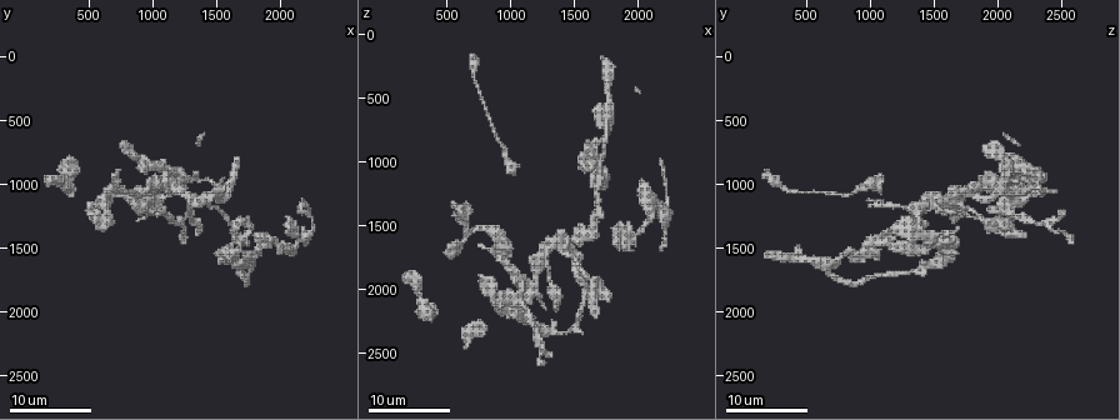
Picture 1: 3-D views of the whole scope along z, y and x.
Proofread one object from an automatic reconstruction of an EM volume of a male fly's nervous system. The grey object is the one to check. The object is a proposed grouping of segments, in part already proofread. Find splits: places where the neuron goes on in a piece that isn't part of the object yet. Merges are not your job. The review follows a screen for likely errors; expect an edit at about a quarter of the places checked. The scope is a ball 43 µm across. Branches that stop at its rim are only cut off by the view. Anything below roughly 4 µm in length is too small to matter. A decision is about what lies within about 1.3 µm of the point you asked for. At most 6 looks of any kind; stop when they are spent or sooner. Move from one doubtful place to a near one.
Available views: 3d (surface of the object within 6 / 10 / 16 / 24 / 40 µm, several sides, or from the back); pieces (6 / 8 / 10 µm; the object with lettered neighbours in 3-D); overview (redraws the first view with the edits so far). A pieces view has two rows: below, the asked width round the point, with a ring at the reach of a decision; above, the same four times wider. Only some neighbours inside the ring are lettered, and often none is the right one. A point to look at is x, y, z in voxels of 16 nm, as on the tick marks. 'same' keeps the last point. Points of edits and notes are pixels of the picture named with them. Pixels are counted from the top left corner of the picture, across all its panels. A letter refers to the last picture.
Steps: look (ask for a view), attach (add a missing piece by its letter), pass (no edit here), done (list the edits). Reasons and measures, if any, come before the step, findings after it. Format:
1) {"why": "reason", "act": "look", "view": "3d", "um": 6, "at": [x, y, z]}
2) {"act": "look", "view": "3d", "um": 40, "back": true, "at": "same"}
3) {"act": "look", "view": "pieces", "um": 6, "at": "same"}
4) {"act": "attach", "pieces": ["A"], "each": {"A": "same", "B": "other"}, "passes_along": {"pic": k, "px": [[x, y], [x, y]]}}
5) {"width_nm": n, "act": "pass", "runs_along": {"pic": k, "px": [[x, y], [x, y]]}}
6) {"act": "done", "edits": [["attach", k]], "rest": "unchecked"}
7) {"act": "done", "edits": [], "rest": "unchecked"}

{"why": "an open end", "act": "look", "view": "3d", "um": 16, "at": [540, 1300, 1640]}

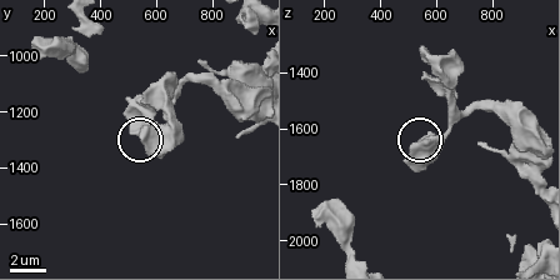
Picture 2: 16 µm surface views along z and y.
{"why": "see the neighbours", "act": "look", "view": "pieces", "um": 8, "at": "same"}

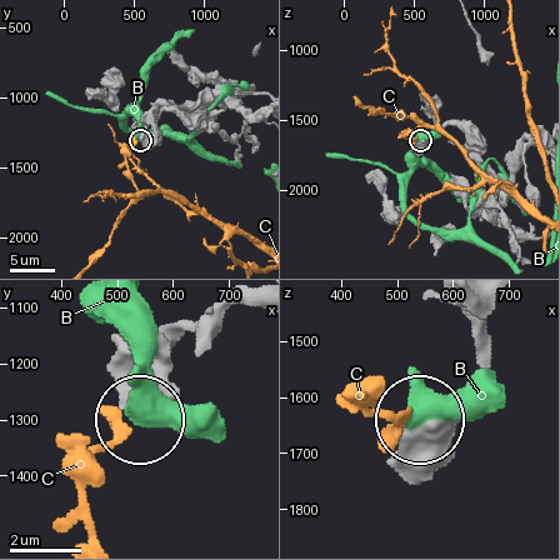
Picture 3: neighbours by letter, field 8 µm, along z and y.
{"width_nm": 530, "act": "pass", "each": {"B": "other", "C": "other"}, "found": "no lettered piece goes on from it"}

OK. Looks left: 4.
{"why": "an open end", "act": "look", "view": "3d", "um": 16, "at": [920, 1300, 2120]}

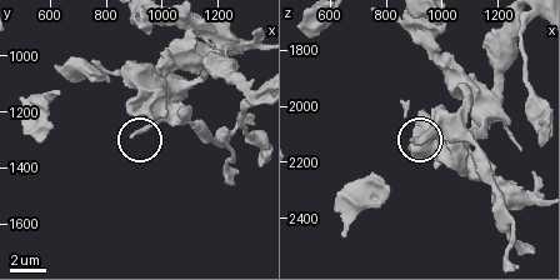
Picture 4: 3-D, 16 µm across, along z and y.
{"why": "what lies round it", "act": "look", "view": "pieces", "um": 6, "at": [900, 1290, 2130]}

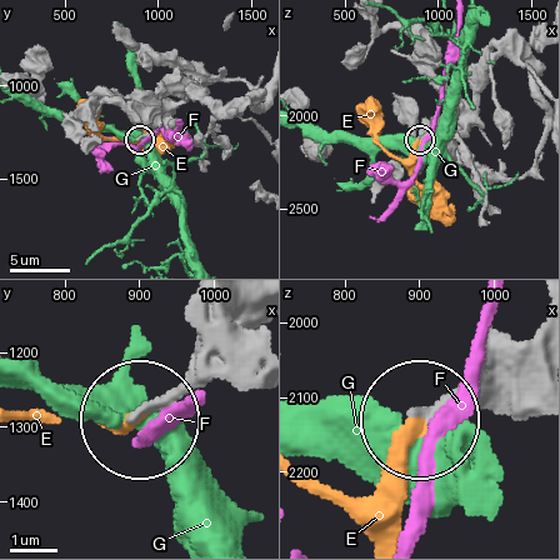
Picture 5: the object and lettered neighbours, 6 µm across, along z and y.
{"width_nm": 210, "act": "attach", "pieces": ["E"], "each": {"E": "same", "F": "other", "G": "other"}, "passes_along": {"pic": 5, "px": [[486, 393], [426, 405], [368, 496], [308, 488]]}, "found": "the neuron continues"}

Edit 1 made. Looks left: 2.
{"why": "branch stops here", "act": "look", "view": "3d", "um": 16, "at": [1080, 1200, 1920]}

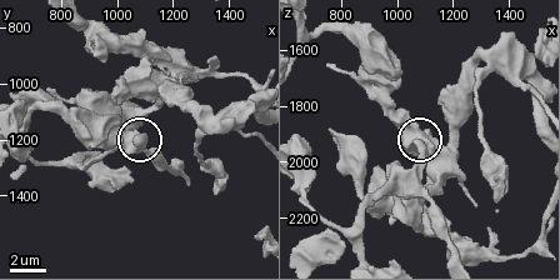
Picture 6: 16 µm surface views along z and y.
{"act": "look", "view": "pieces", "um": 6, "at": [1070, 1210, 1930]}

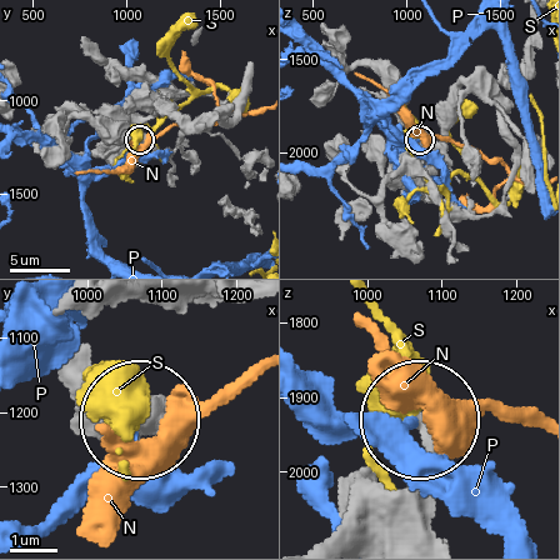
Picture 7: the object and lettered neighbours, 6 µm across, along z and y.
{"act": "pass", "each": {"N": "other", "P": "other", "S": "other"}, "found": "no lettered piece goes on from it"}

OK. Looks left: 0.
{"act": "done", "edits": [["attach", 5]], "rest": "unchecked"}

